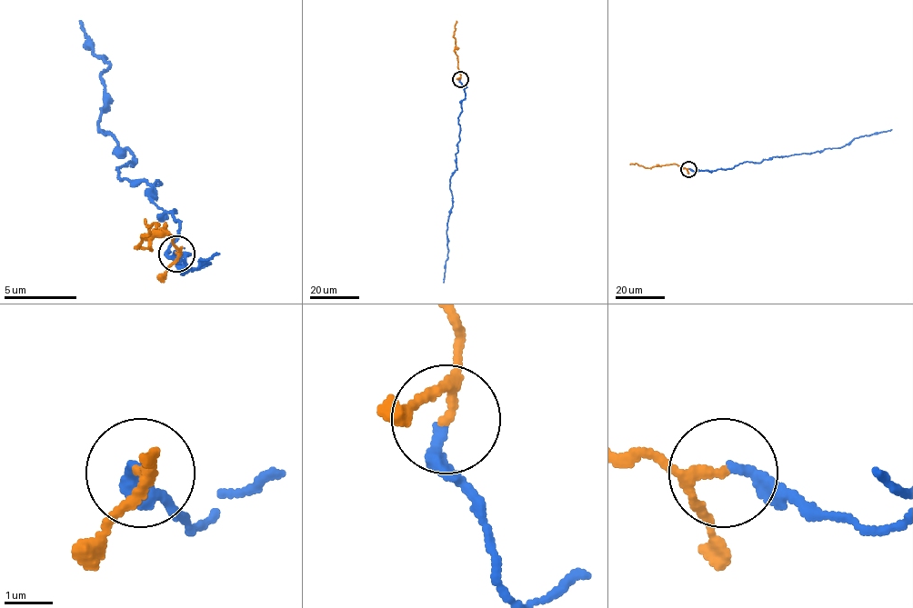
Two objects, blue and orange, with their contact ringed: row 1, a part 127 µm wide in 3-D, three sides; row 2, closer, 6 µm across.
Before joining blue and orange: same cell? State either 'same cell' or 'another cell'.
same cell

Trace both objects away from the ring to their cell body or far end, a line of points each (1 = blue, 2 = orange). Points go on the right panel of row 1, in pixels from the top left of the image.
1: (688, 168), (696, 172), (732, 168), (747, 161), (760, 163), (773, 157), (822, 152), (892, 129)
2: (688, 168), (670, 164), (648, 168), (636, 163), (629, 164)

